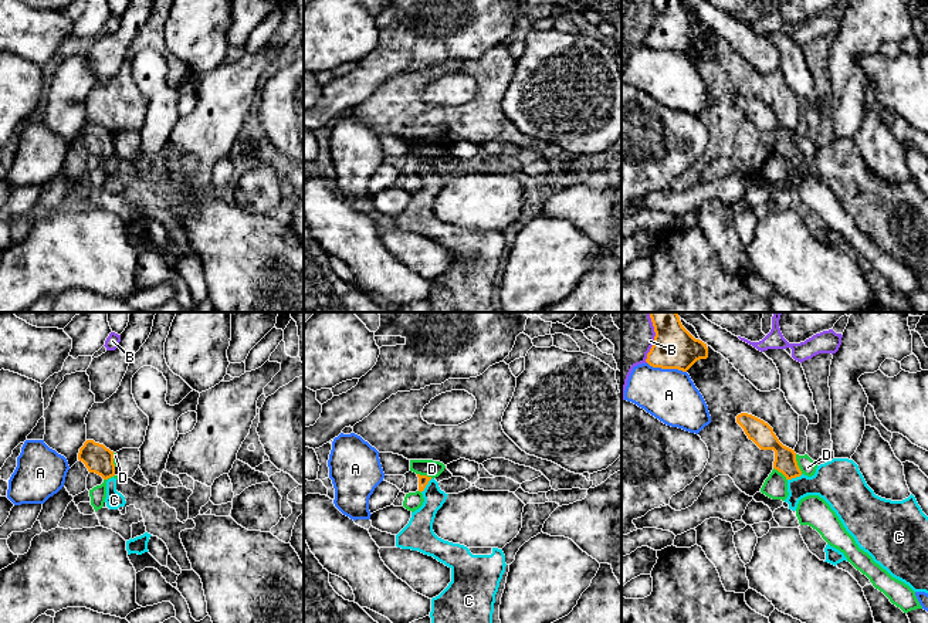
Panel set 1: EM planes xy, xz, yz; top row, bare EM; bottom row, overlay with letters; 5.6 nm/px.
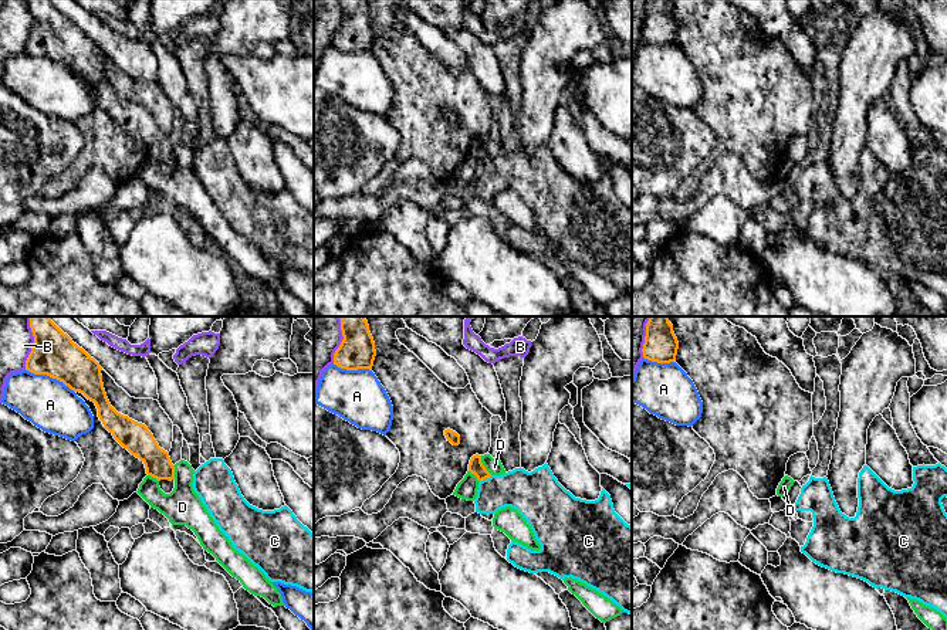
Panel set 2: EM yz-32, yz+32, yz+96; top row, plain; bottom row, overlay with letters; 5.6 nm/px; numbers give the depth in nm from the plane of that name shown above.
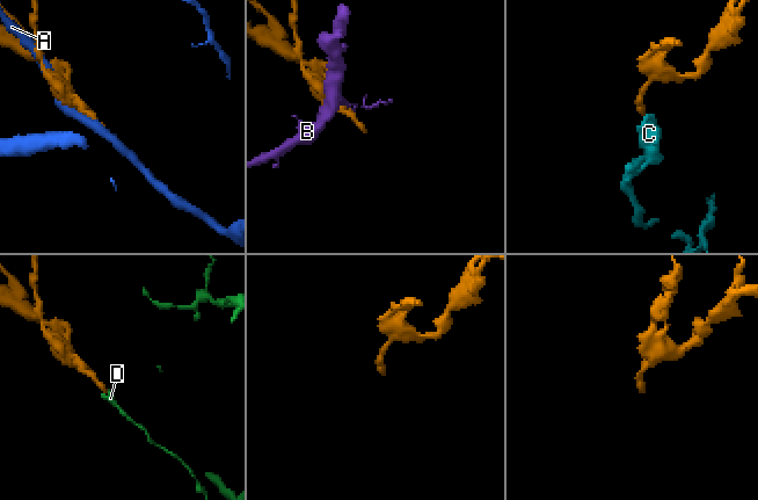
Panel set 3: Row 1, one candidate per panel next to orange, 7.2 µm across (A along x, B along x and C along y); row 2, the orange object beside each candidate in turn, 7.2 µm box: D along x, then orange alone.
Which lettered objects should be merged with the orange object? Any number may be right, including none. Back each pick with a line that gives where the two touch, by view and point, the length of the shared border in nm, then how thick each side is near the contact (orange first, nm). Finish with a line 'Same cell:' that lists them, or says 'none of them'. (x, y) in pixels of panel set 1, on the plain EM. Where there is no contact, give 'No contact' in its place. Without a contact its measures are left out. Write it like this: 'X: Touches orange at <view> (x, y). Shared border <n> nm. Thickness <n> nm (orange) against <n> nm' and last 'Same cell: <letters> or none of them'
C: Touches orange at xz (426, 166). Shared border 100 nm. Thickness 60 nm (orange) against 140 nm
Same cell: C

